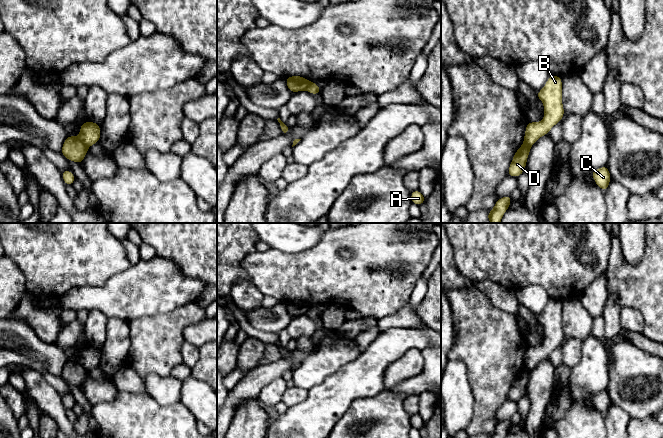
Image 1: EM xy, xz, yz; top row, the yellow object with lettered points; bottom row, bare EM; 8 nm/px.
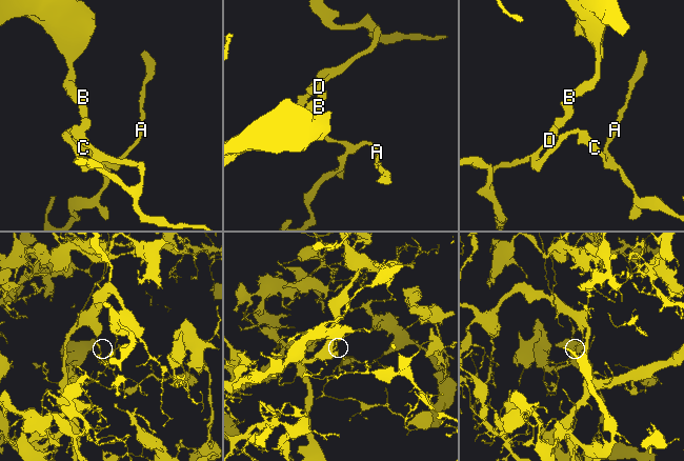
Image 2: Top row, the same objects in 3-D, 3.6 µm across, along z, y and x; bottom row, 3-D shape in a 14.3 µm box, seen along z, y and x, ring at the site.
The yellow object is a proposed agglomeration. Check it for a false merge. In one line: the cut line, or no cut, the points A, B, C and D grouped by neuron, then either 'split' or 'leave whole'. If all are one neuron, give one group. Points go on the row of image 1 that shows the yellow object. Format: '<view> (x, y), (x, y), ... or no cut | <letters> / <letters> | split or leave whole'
xy (78, 136), (87, 147) | A C D / B | split

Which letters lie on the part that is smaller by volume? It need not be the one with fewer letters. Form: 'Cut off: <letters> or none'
Cut off: A, C, D

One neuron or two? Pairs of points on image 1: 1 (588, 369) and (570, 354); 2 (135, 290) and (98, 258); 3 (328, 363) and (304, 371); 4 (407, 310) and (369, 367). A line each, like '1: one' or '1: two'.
1: two
2: two
3: one
4: two

